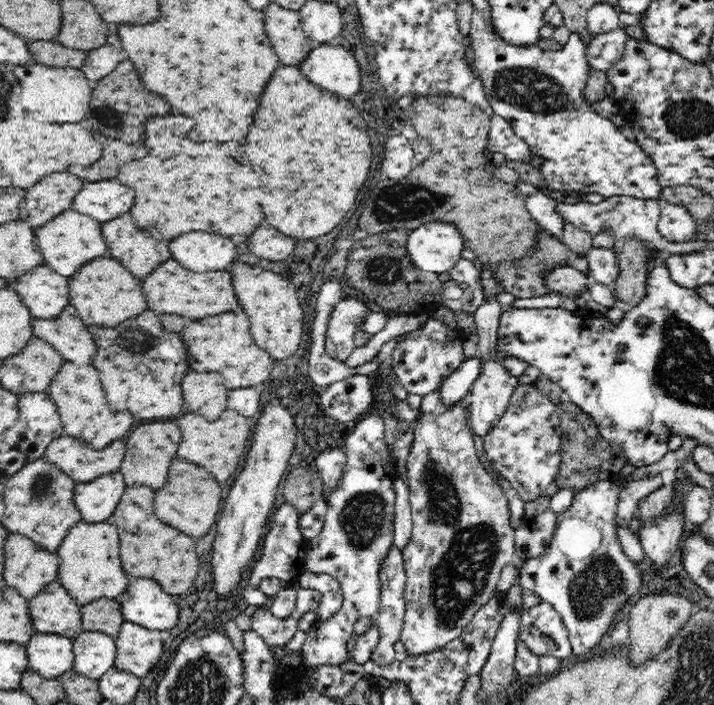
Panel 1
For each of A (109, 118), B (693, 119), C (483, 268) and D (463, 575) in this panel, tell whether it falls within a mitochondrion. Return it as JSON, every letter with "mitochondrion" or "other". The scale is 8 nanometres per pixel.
{"A":"mitochondrion","B":"mitochondrion","C":"other","D":"mitochondrion"}

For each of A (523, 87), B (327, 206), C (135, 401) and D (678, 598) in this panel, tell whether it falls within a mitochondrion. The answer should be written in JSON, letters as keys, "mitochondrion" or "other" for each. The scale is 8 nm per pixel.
{"A":"mitochondrion","B":"other","C":"other","D":"other"}

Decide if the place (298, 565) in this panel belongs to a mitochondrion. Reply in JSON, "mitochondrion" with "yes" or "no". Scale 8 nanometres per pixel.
{"mitochondrion":"no"}

